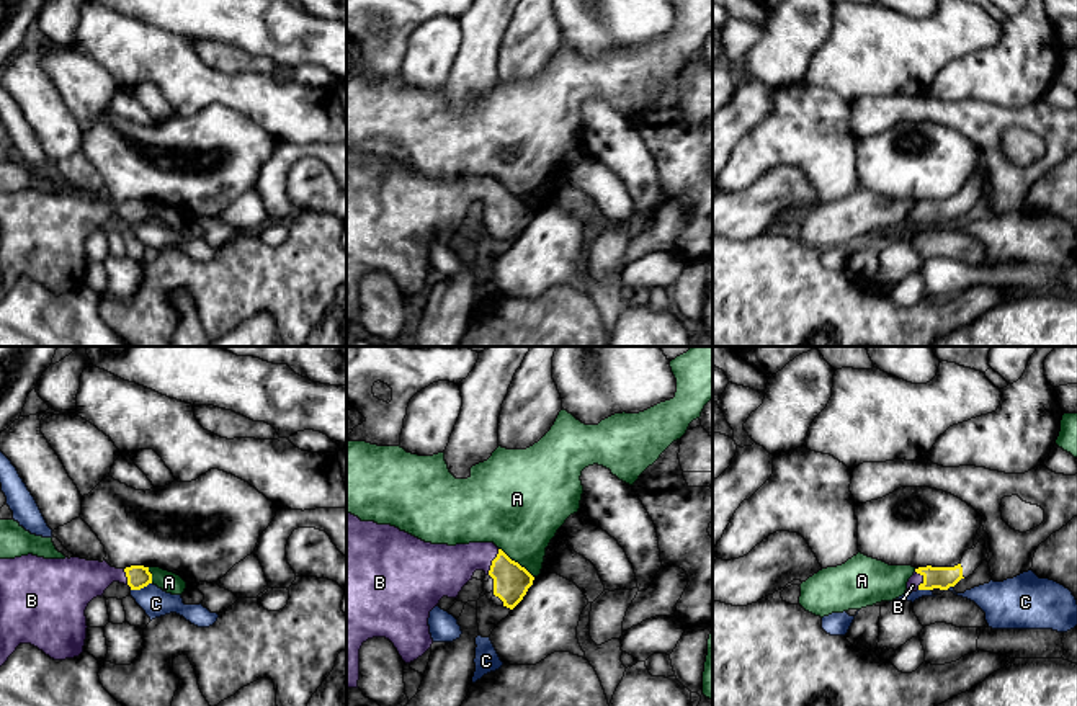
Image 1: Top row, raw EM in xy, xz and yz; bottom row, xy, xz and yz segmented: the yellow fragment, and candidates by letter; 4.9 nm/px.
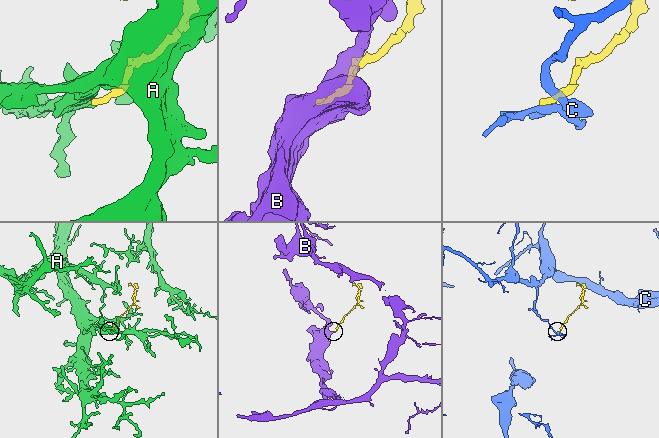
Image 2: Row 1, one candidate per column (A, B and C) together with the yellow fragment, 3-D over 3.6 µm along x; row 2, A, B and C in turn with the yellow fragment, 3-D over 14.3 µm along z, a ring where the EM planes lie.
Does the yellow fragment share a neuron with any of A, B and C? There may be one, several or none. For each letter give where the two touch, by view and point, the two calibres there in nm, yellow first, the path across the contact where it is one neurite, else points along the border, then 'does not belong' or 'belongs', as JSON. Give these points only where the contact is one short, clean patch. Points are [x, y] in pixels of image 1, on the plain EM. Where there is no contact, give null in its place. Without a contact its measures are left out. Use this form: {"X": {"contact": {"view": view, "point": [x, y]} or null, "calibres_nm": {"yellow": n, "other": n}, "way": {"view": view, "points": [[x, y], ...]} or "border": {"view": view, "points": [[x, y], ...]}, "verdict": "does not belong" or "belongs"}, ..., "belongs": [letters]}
{"A": {"contact": {"view": "xz", "point": [517, 196]}, "calibres_nm": {"yellow": 180, "other": 400}, "verdict": "does not belong"}, "B": {"contact": {"view": "xz", "point": [492, 196]}, "calibres_nm": {"yellow": 180, "other": 240}, "way": {"view": "xz", "points": [[510, 214], [492, 196], [458, 196], [443, 205]]}, "verdict": "belongs"}, "C": {"contact": {"view": "xy", "point": [141, 221]}, "calibres_nm": {"yellow": 110, "other": 140}, "border": {"view": "xy", "points": [[151, 216], [131, 224]]}, "verdict": "does not belong"}, "belongs": ["B"]}

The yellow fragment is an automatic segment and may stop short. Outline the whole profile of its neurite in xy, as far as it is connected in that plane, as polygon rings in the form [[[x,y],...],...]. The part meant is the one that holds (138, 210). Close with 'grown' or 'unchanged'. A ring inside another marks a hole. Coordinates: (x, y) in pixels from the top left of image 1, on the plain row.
[[[28,188],[0,193],[0,301],[20,278],[31,278],[54,294],[78,291],[88,261],[85,244],[93,232],[103,230],[113,216],[141,224],[152,217],[152,208],[144,199],[116,203],[106,194],[80,191],[44,193]]] | grown

